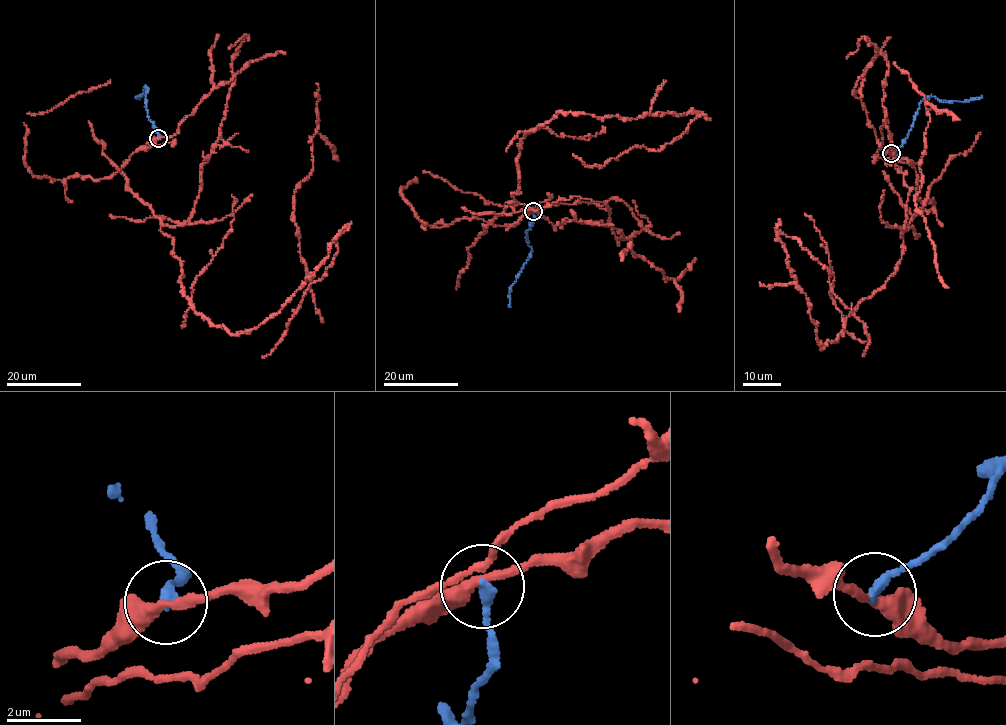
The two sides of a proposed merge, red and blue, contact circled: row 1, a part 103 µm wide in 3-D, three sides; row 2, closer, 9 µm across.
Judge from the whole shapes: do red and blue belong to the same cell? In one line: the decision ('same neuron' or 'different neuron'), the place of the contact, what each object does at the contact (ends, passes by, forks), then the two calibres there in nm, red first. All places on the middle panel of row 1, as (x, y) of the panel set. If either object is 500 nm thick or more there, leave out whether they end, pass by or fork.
different neuron | (533, 211) | red passes by | blue ends | 320/280 nm

